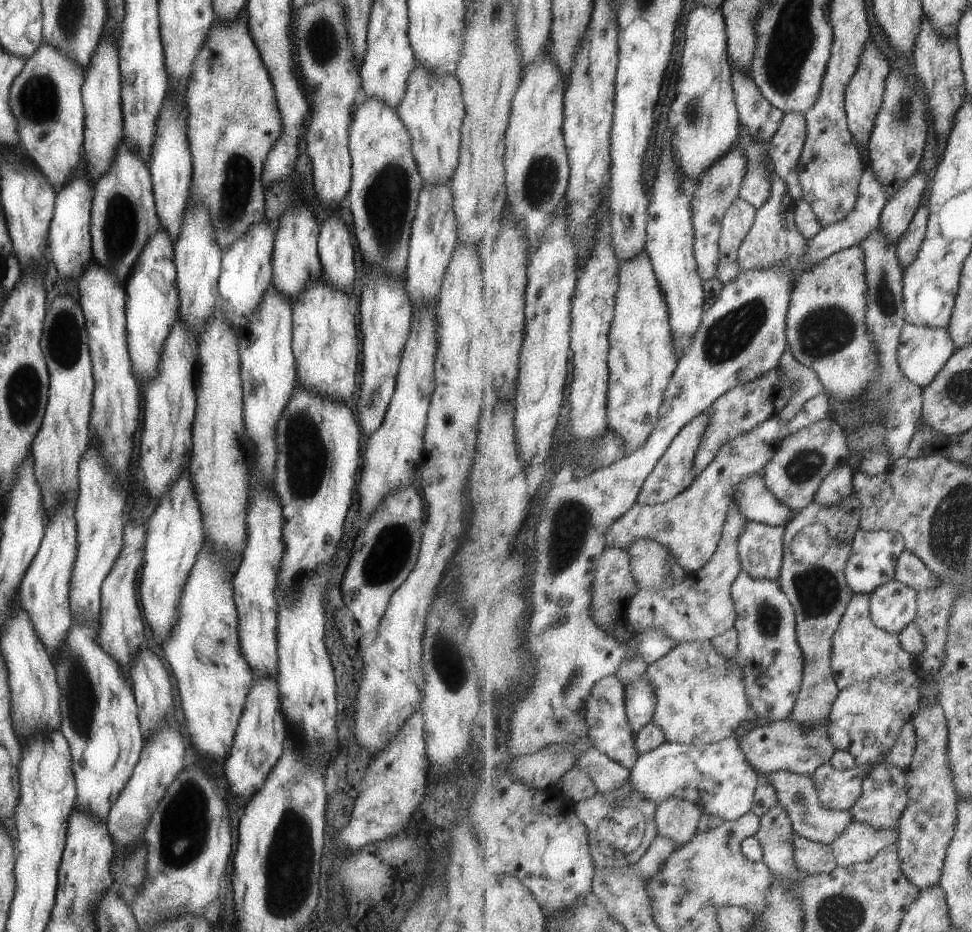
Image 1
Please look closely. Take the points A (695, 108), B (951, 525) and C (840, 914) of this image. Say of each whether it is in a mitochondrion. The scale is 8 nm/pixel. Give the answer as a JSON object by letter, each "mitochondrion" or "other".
{"A":"mitochondrion","B":"mitochondrion","C":"mitochondrion"}

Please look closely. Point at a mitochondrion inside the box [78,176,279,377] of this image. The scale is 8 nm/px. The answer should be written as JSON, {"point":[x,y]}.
{"point":[122,216]}

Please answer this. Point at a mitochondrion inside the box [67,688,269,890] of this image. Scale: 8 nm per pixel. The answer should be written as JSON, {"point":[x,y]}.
{"point":[181,838]}

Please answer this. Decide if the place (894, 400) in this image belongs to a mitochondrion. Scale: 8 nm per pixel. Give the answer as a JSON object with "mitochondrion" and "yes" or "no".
{"mitochondrion":"no"}

